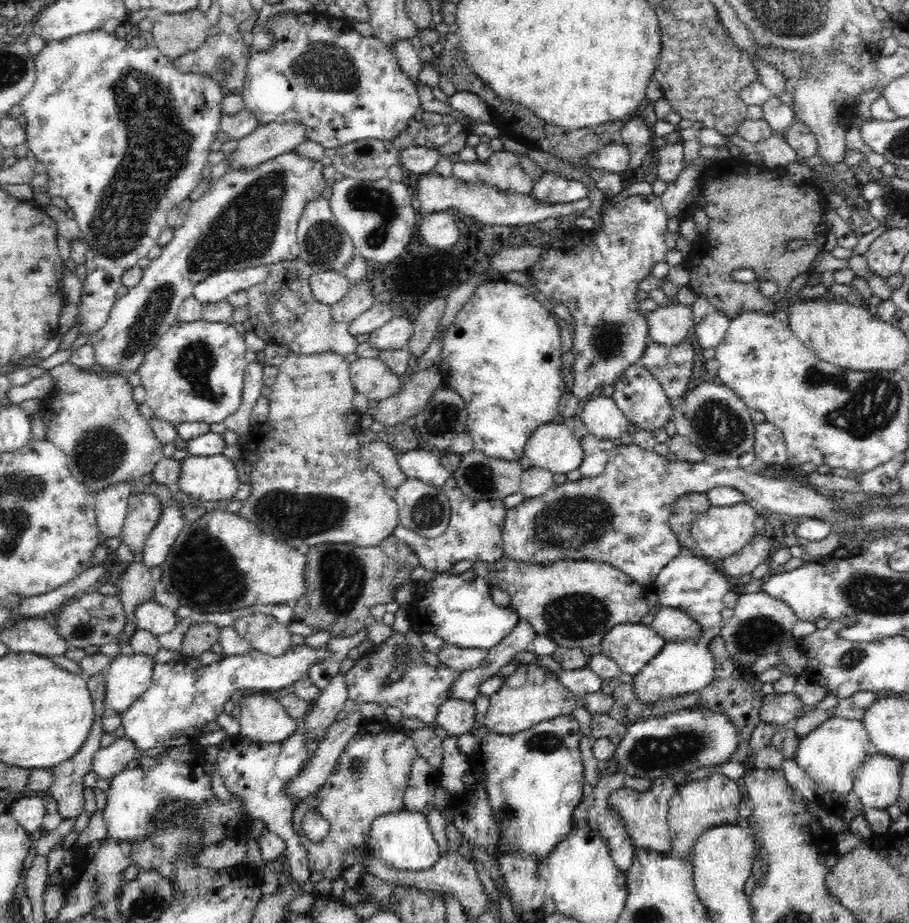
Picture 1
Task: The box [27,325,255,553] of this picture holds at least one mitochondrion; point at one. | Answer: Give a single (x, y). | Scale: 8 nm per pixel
(98, 453)

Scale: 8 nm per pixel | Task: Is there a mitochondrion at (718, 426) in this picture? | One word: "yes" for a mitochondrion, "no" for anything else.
yes

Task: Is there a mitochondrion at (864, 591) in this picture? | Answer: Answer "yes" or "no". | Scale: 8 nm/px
yes

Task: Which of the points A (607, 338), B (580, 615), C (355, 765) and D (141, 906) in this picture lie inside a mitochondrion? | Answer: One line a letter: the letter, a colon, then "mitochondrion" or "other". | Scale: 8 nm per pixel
A: mitochondrion
B: mitochondrion
C: mitochondrion
D: mitochondrion

